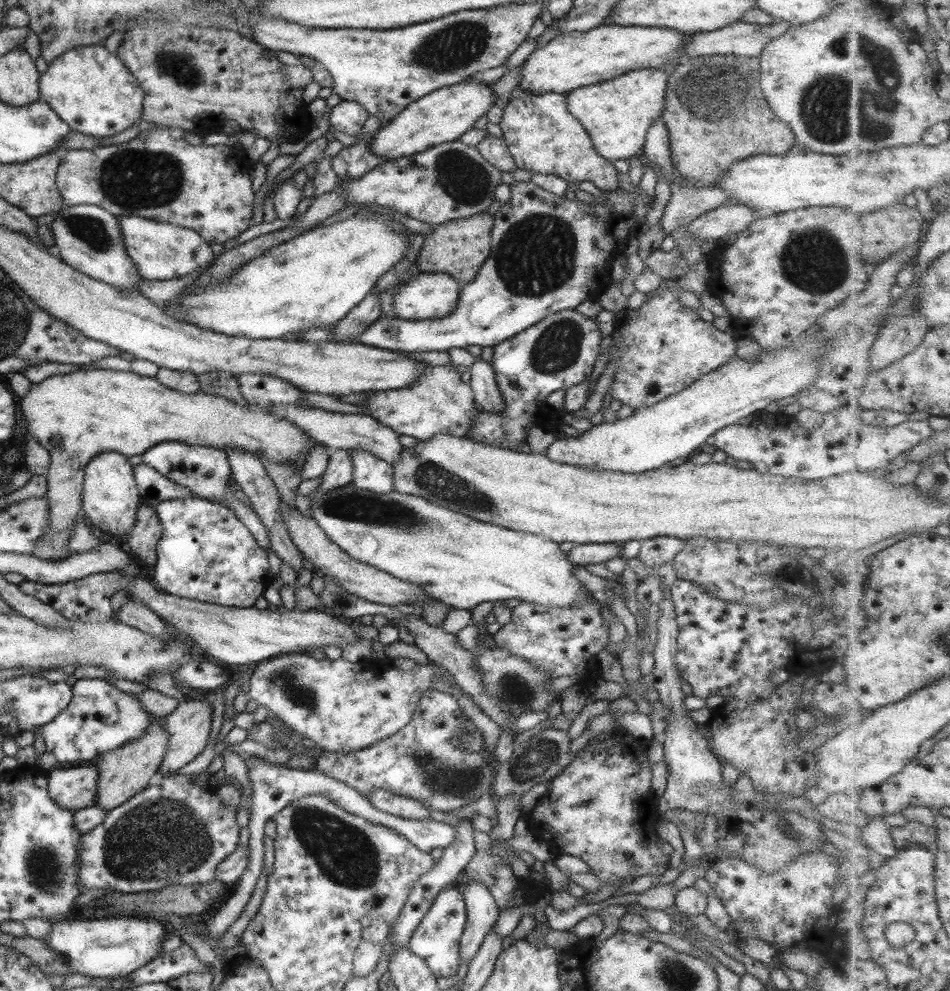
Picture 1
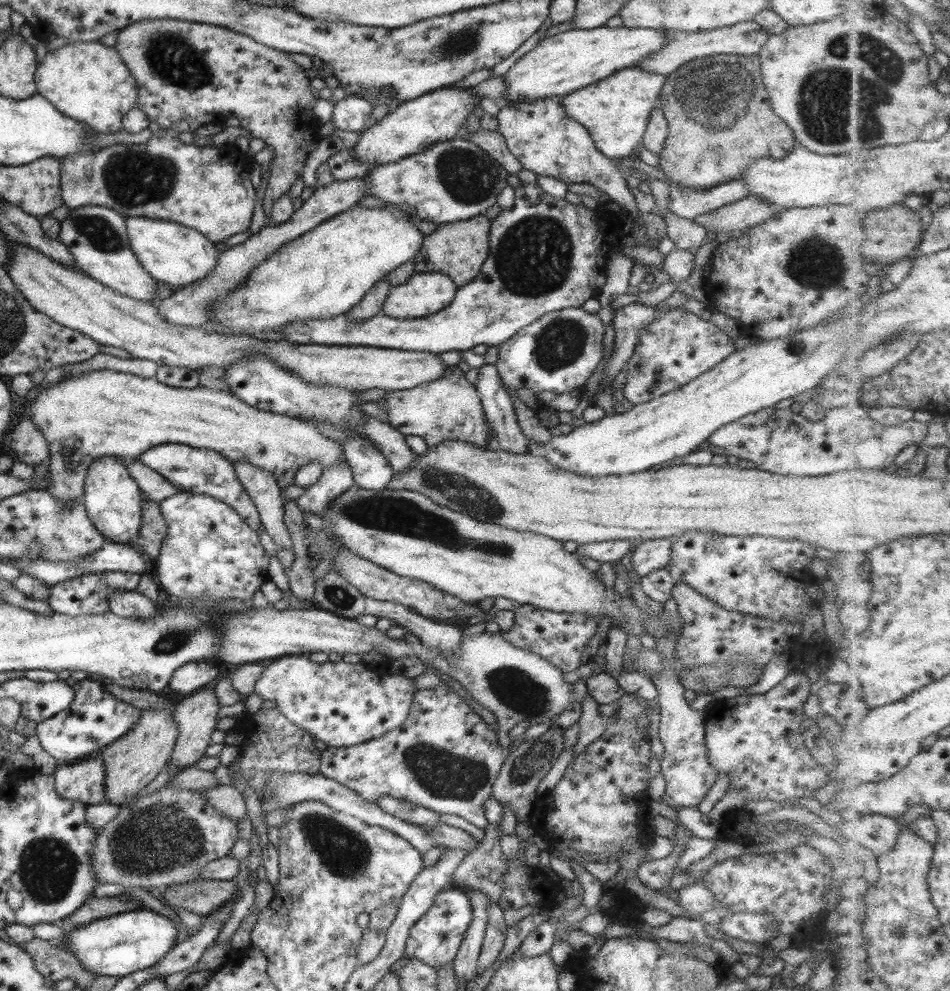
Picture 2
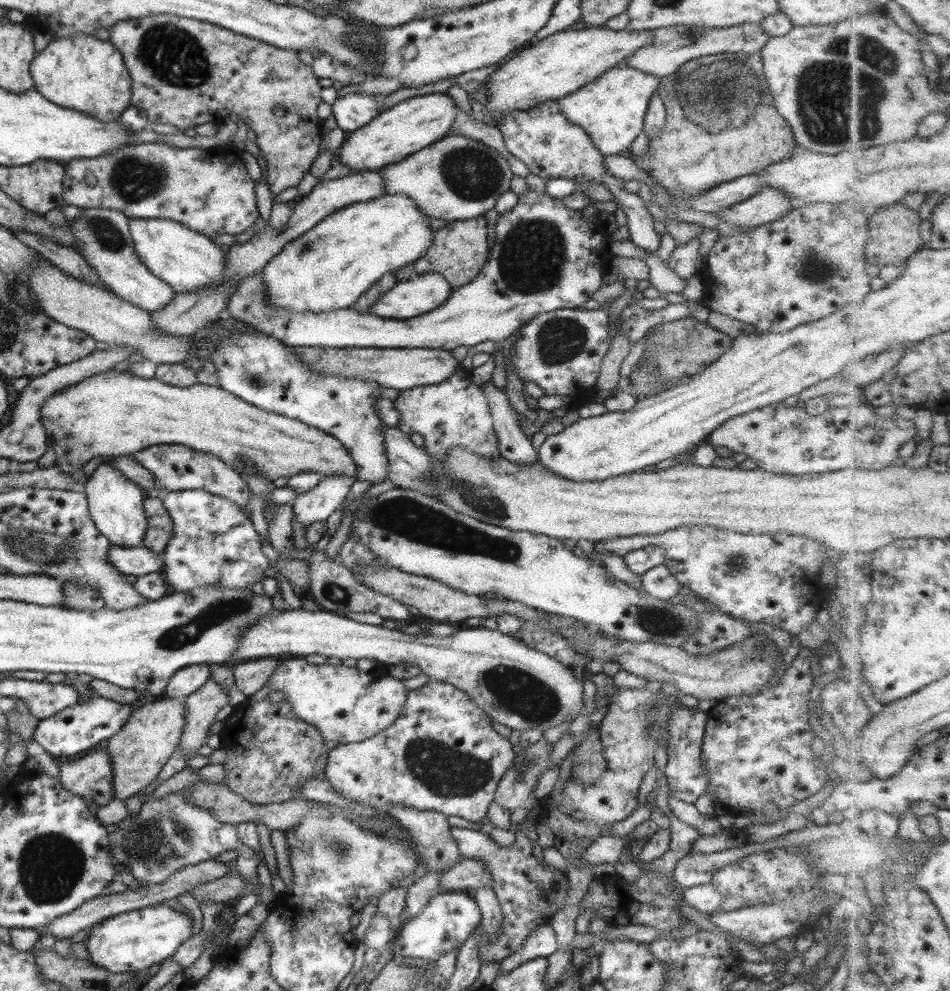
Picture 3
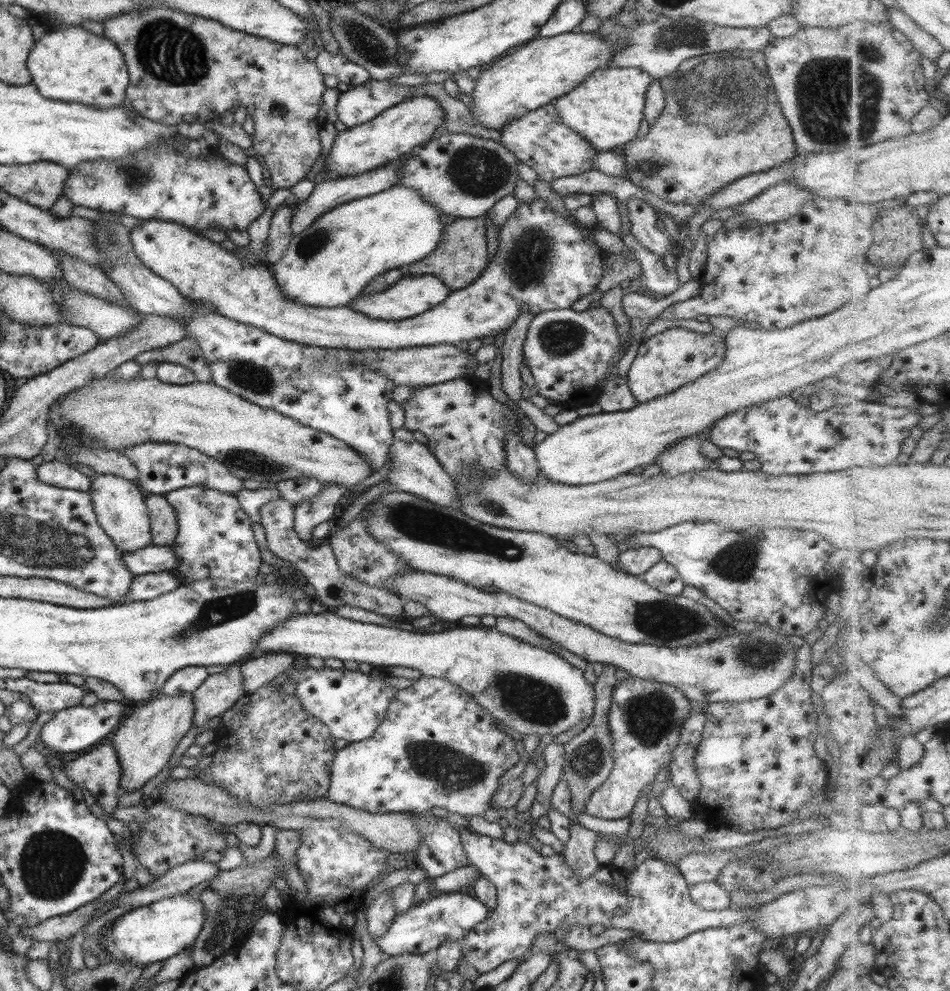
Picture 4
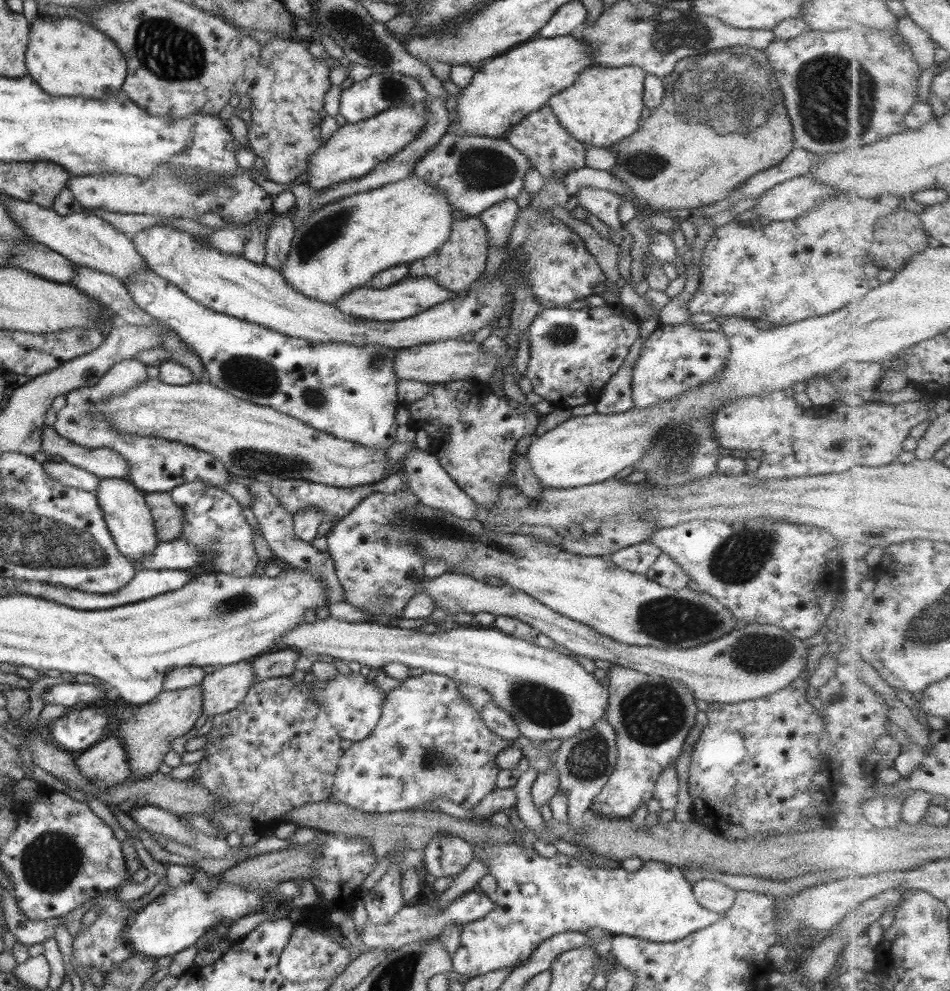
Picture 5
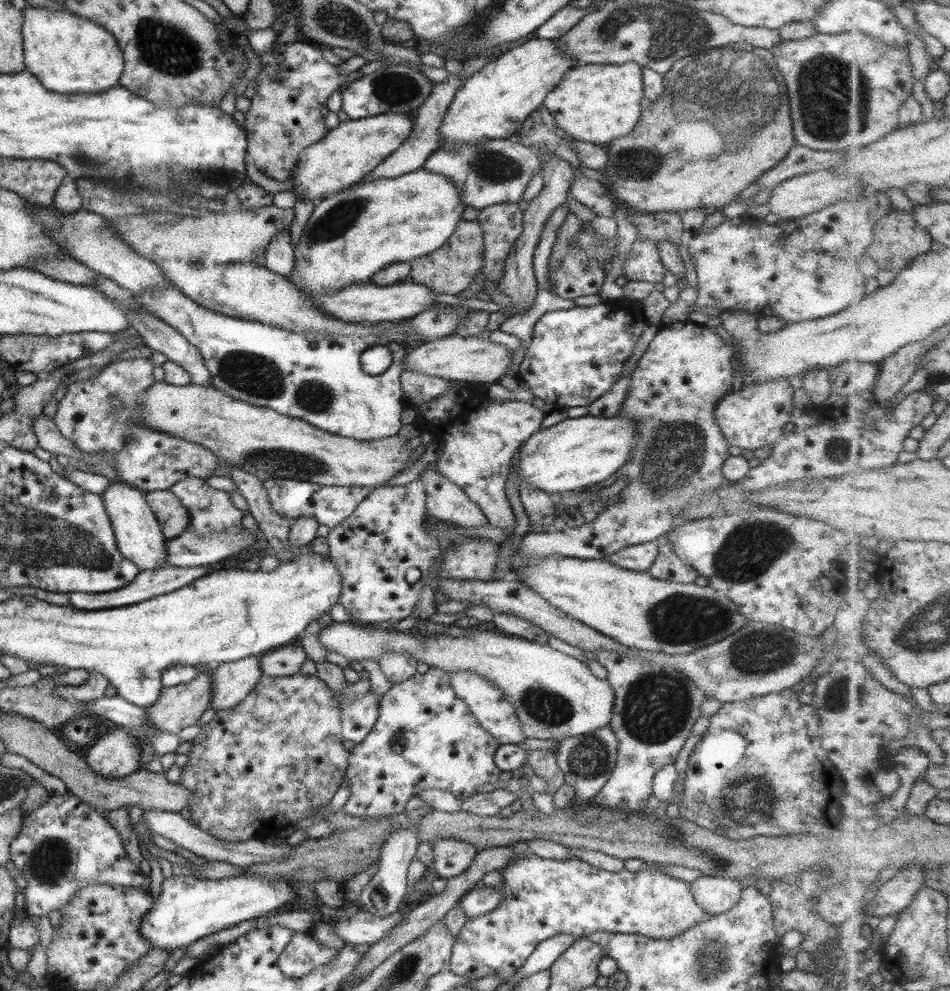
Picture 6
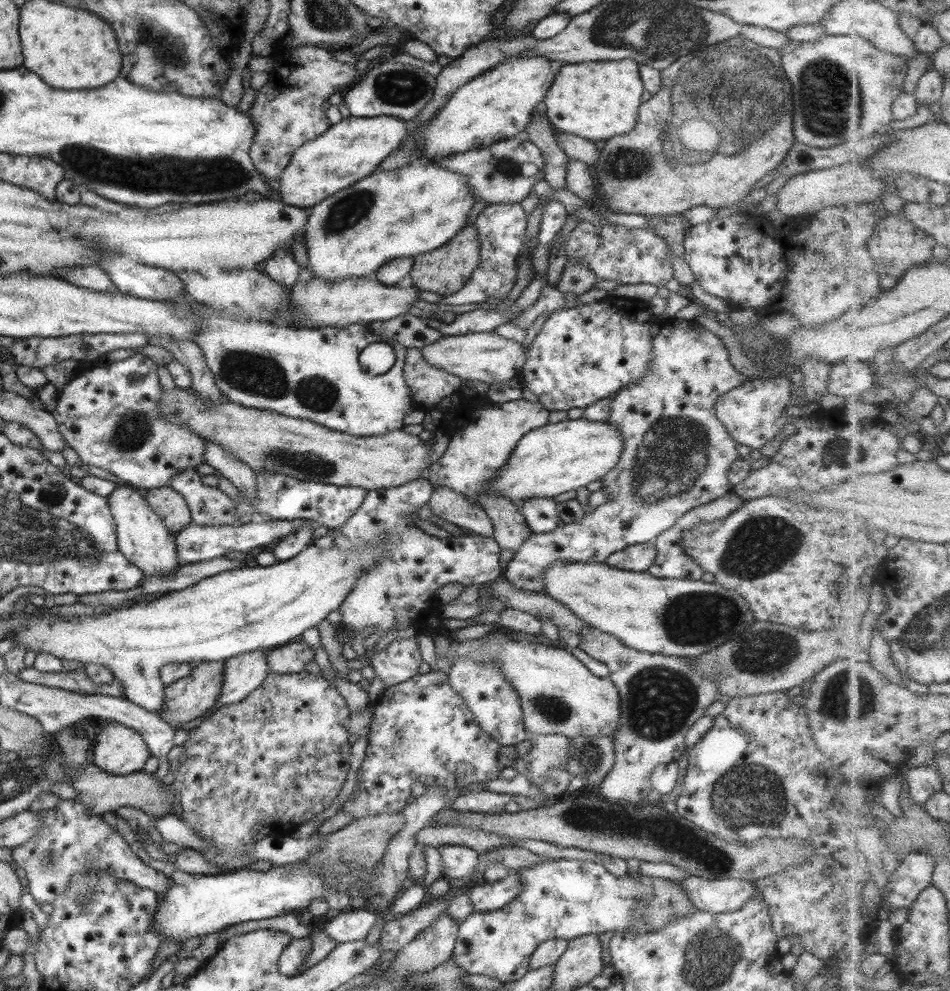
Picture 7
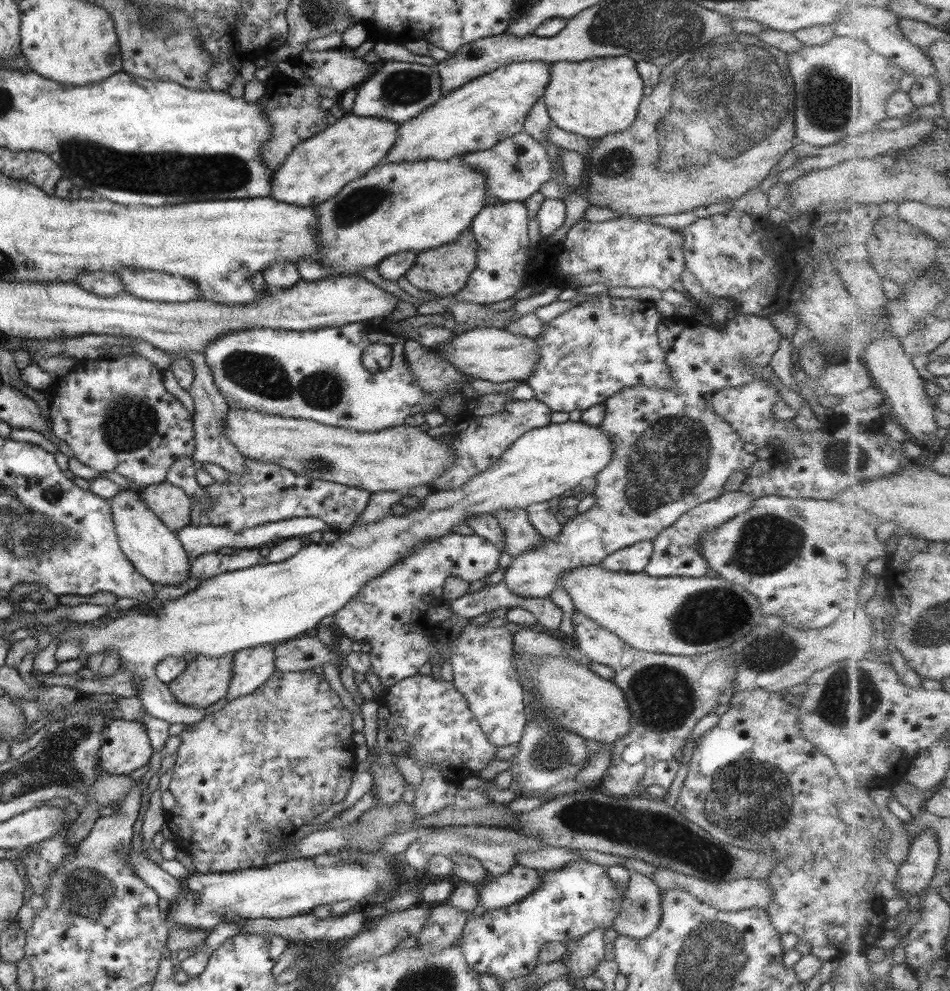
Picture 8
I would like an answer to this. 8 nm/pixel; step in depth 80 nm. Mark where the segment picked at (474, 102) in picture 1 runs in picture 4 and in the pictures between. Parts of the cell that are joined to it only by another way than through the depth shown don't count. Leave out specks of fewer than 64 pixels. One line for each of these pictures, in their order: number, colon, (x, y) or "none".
2: (413, 126)
3: (410, 125)
4: (411, 123)

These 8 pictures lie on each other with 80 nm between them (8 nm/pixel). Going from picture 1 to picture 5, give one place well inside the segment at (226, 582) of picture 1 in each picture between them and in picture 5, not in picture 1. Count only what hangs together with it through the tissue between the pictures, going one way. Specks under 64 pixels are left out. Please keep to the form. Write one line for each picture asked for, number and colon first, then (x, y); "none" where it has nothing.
2: (208, 551)
3: (212, 543)
4: (214, 539)
5: (213, 521)

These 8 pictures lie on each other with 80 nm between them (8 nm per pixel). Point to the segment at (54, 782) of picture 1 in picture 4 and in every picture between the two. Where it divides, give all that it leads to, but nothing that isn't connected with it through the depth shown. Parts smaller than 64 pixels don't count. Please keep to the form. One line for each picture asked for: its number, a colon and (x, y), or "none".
2: (83, 782)
3: (89, 777)
4: (98, 772)

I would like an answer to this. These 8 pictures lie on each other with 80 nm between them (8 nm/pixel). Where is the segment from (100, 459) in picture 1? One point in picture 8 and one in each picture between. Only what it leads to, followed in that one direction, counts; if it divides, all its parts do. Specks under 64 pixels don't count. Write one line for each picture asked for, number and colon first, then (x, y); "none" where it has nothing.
2: (112, 501)
3: (115, 507)
4: (118, 504)
5: (125, 514)
6: (138, 539)
7: (141, 538)
8: (155, 552)

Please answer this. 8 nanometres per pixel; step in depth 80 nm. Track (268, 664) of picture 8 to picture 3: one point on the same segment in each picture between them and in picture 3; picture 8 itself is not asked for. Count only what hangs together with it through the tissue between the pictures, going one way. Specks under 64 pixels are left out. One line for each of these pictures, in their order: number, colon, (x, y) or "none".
3: (200, 707)
4: (218, 692)
5: (223, 689)
6: (229, 683)
7: (241, 674)

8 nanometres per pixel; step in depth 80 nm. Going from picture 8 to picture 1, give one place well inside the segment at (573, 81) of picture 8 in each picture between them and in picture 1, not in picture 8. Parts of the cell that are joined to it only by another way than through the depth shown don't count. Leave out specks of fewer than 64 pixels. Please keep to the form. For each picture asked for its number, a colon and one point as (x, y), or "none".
1: (616, 114)
2: (614, 111)
3: (610, 109)
4: (606, 109)
5: (603, 106)
6: (596, 104)
7: (598, 100)

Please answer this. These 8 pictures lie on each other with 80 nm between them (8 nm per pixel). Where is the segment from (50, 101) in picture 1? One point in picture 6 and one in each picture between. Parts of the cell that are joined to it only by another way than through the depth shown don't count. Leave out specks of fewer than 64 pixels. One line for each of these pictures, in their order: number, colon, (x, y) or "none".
2: (86, 81)
3: (82, 73)
4: (69, 64)
5: (65, 57)
6: (67, 54)

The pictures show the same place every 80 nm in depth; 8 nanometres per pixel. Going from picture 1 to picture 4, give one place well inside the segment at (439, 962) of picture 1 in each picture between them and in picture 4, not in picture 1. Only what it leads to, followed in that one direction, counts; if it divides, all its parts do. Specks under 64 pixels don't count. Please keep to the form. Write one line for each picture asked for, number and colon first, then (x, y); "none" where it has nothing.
2: (434, 939)
3: (445, 922)
4: (448, 916)

